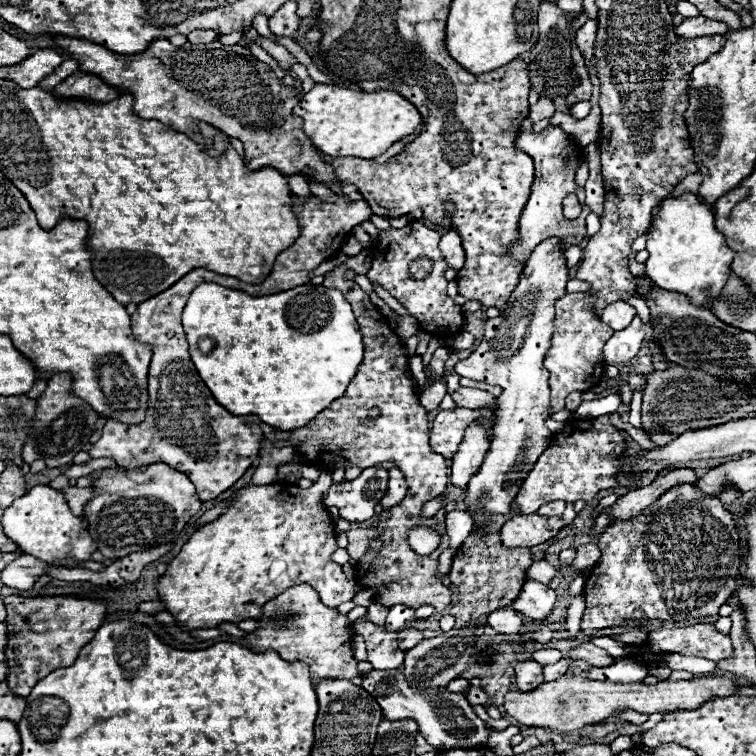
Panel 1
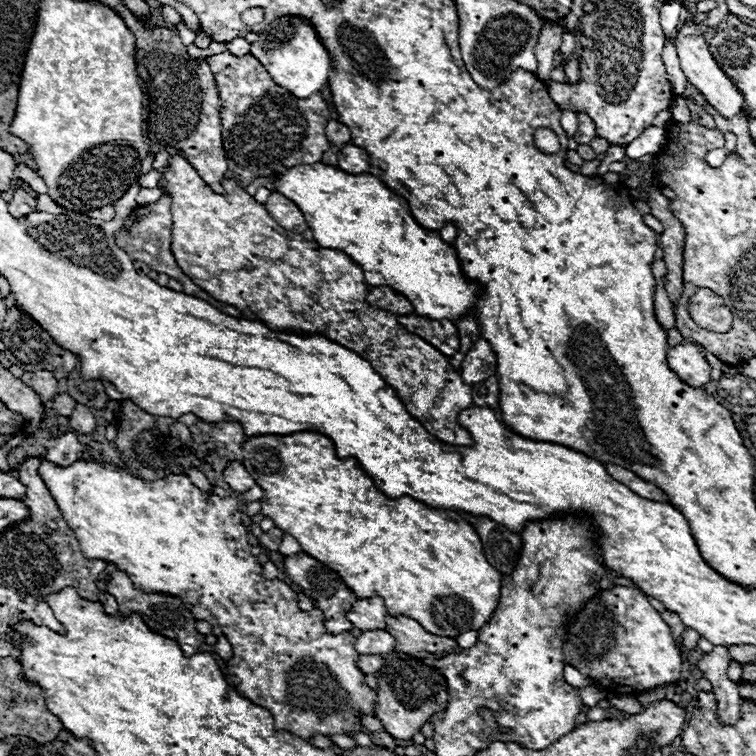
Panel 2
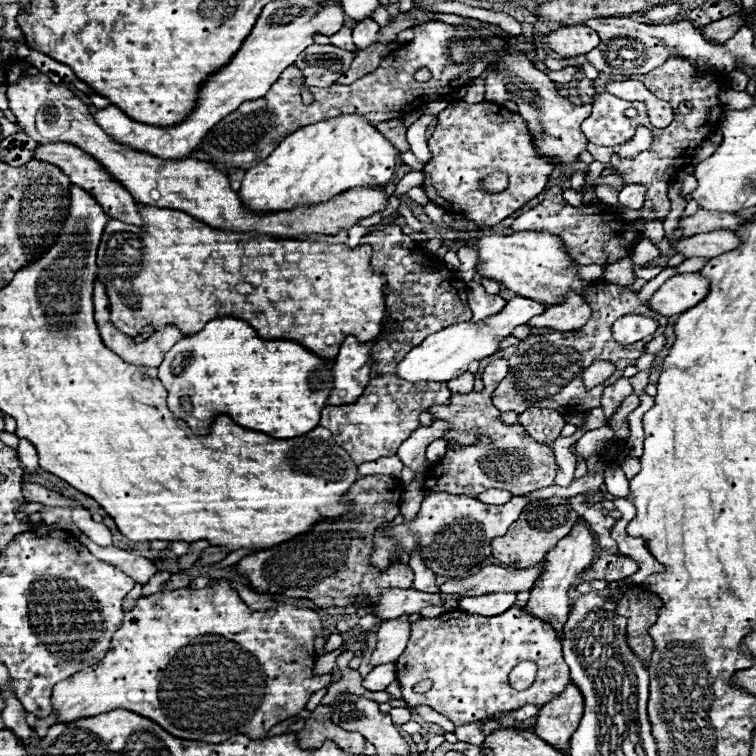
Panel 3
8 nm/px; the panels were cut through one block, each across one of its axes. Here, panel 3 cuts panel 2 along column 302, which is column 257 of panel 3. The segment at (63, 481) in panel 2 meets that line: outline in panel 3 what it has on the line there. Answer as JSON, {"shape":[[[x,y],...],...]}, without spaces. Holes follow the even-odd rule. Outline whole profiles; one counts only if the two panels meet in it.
{"shape":[[[228,580],[200,590],[158,592],[140,598],[130,612],[124,612],[124,622],[114,632],[110,650],[100,664],[76,672],[52,688],[52,714],[56,714],[56,724],[62,724],[122,708],[154,720],[166,732],[184,740],[214,744],[236,734],[248,734],[252,740],[264,738],[272,726],[302,712],[308,698],[332,682],[332,674],[320,680],[312,676],[316,660],[314,638],[322,636],[322,632],[322,620],[310,608],[280,604],[264,612],[250,610],[238,592],[230,588]]]}

